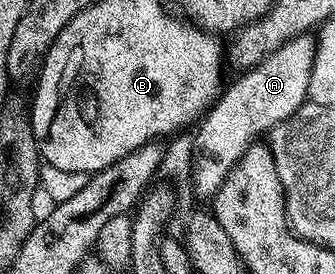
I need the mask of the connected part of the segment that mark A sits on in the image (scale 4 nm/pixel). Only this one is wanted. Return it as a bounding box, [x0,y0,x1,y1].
[189,33,316,200]

